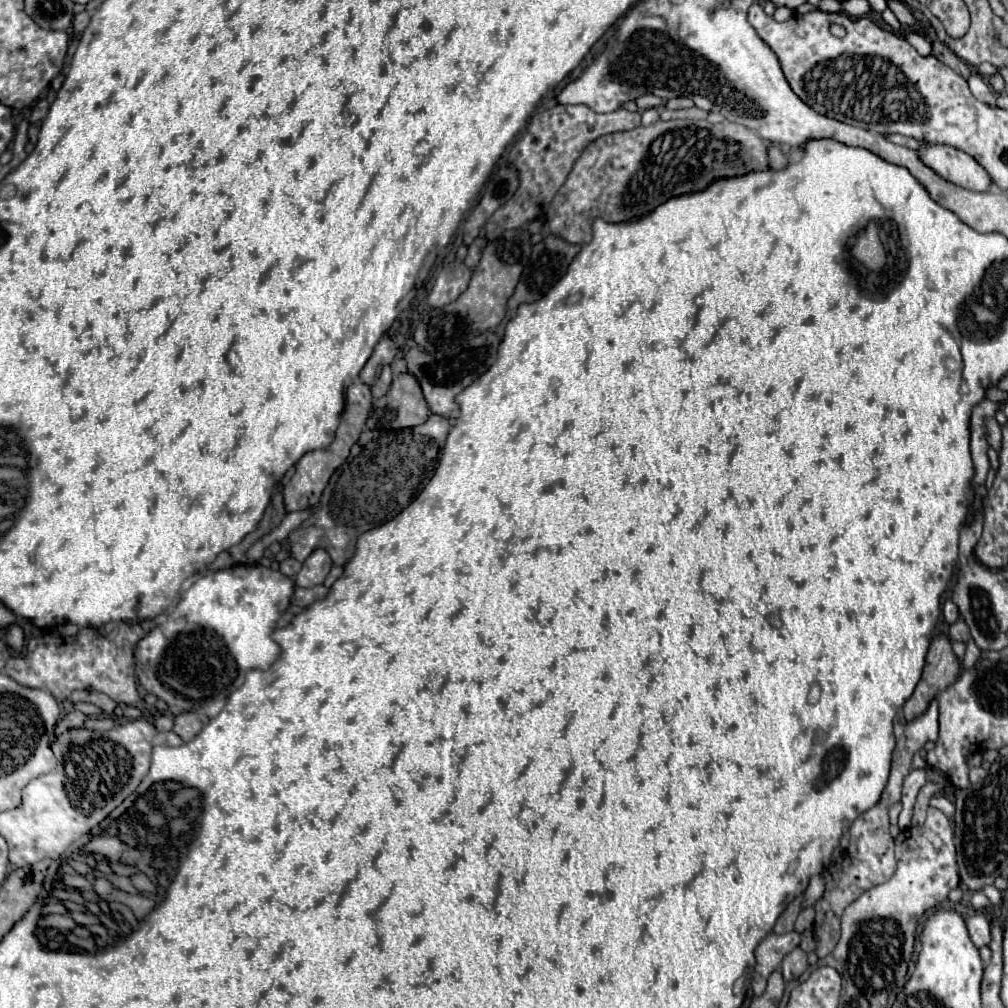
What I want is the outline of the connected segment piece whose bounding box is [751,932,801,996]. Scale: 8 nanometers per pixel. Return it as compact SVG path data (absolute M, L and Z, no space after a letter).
M787 932L787 934L767 934L761 944L755 948L755 958L757 958L757 966L751 978L751 988L755 992L755 996L761 996L765 992L765 984L771 972L775 972L783 958L795 950L801 942L801 934L797 932Z

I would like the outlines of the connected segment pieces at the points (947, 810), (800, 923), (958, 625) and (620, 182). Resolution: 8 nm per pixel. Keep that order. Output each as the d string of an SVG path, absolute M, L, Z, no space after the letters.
M945 795L933 796L930 800L930 806L940 809L948 818L953 819L955 806L950 798Z
M803 908L795 920L795 930L797 932L803 932L805 928L809 928L813 924L813 918L815 918L815 910L813 908Z
M959 618L957 622L953 622L949 626L949 638L951 640L959 640L959 642L969 642L971 640L971 634L969 634L969 628L965 624L963 618Z
M659 120L649 128L639 126L591 142L553 198L545 220L551 234L569 244L585 244L589 242L595 218L615 224L627 222L645 216L669 198L701 192L715 180L745 176L747 172L767 168L771 168L767 144L751 128L729 120L721 124L707 120Z

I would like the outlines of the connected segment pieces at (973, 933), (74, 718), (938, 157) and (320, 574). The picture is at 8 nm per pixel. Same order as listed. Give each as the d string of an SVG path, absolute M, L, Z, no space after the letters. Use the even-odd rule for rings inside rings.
M975 914L975 916L967 918L967 928L969 928L969 936L977 948L989 944L991 924L989 924L989 918L985 914Z
M77 710L69 712L69 714L67 714L63 720L59 720L59 724L55 726L55 736L61 736L63 732L67 732L67 730L71 730L71 728L81 728L85 720L87 720L85 714L81 714L81 712L77 712Z
M923 144L919 148L919 158L929 168L935 168L939 176L951 180L953 184L959 184L961 188L985 192L991 186L991 178L975 162L975 158L957 148L943 144Z
M323 548L313 550L313 554L303 562L303 568L299 570L295 584L303 586L303 588L311 588L317 584L323 584L323 580L327 578L331 570L331 558Z

